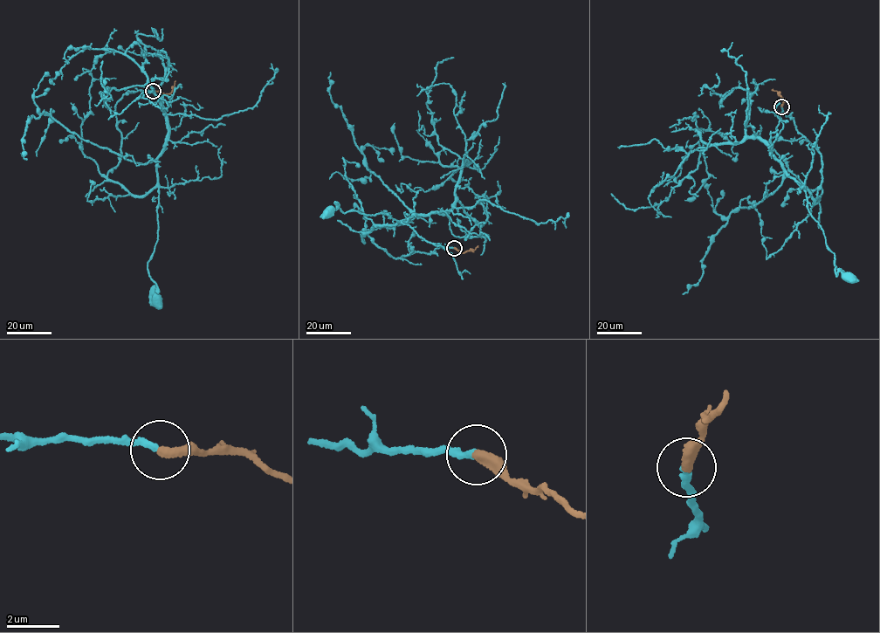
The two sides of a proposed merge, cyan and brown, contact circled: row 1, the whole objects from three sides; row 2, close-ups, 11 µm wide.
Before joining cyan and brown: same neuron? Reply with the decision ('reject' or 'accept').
accept

